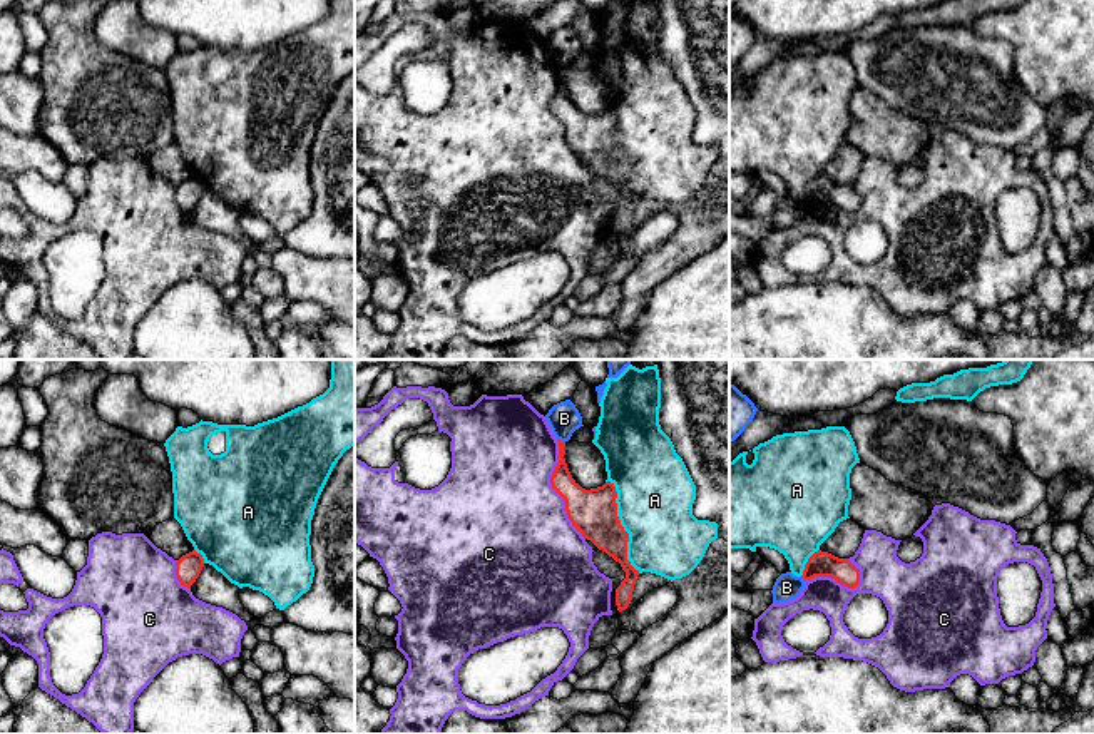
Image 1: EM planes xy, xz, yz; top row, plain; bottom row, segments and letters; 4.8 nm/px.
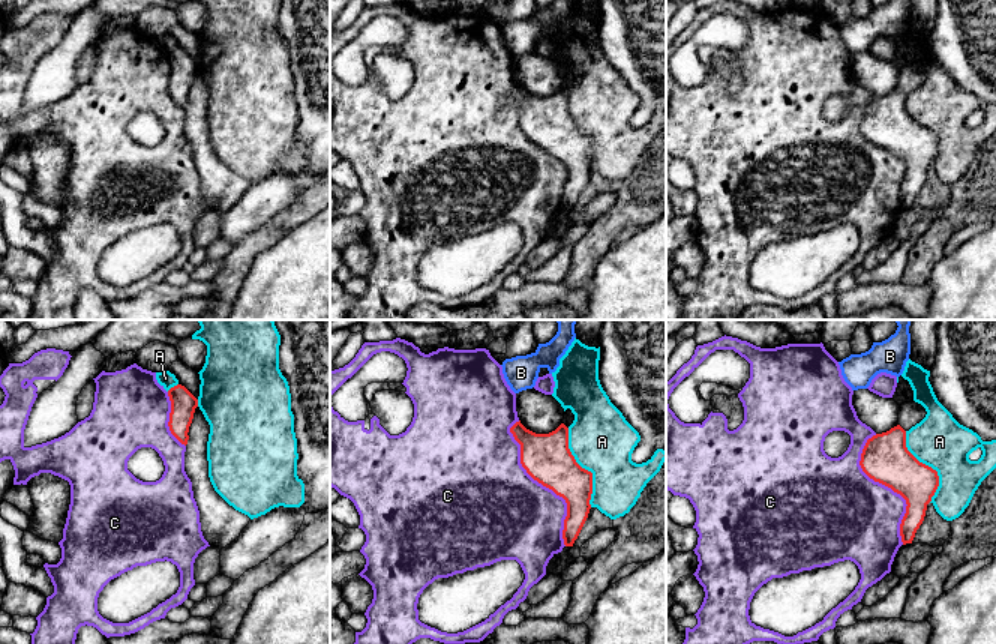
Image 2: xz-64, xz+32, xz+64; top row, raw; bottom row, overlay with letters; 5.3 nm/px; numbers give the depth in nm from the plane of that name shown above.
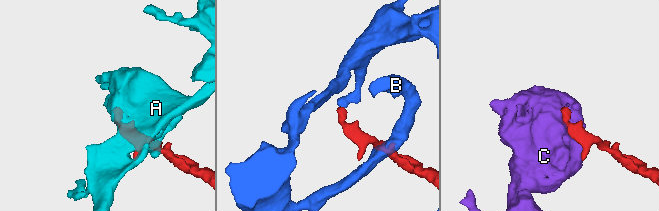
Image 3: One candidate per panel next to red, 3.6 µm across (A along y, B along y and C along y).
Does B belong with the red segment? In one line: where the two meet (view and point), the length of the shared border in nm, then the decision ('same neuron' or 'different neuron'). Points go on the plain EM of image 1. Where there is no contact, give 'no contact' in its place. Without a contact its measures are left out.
xz (559, 66) | 40 nm | different neuron

